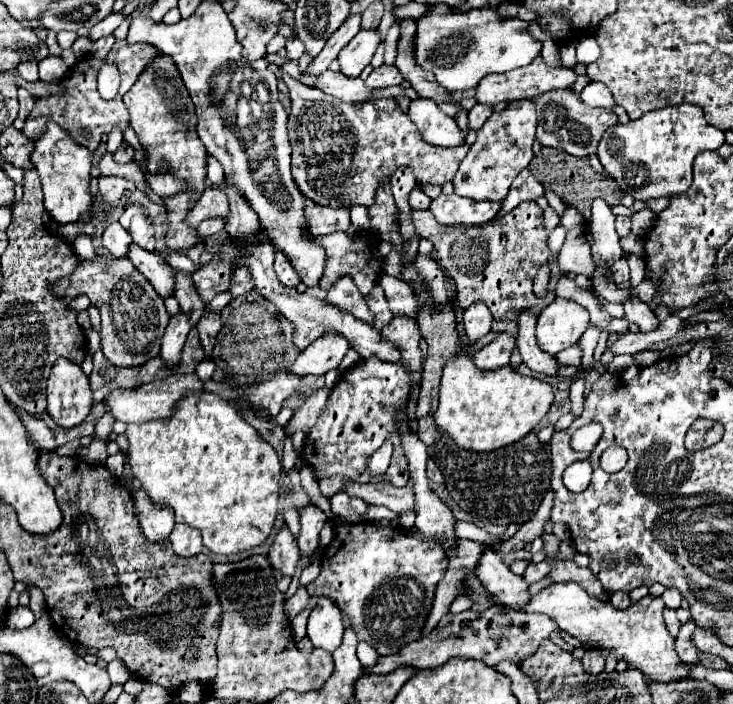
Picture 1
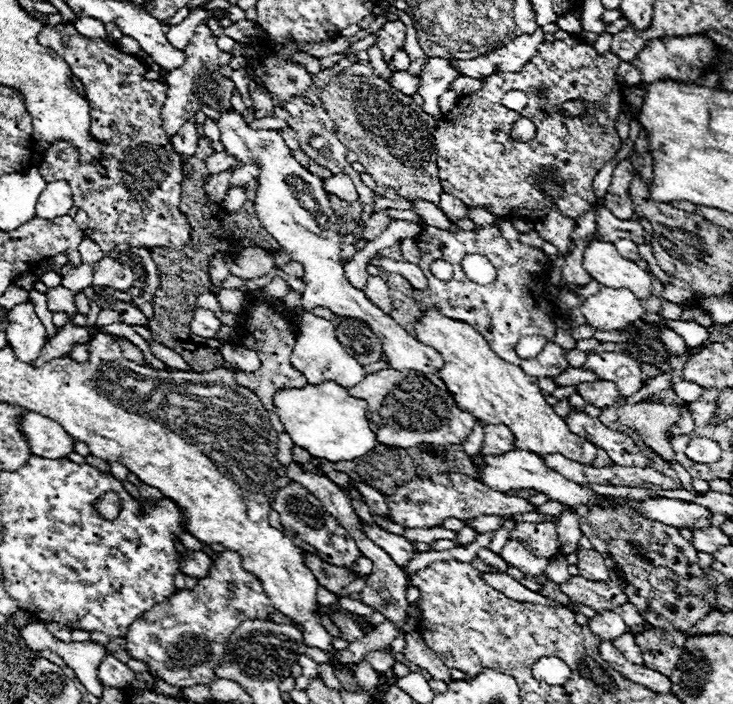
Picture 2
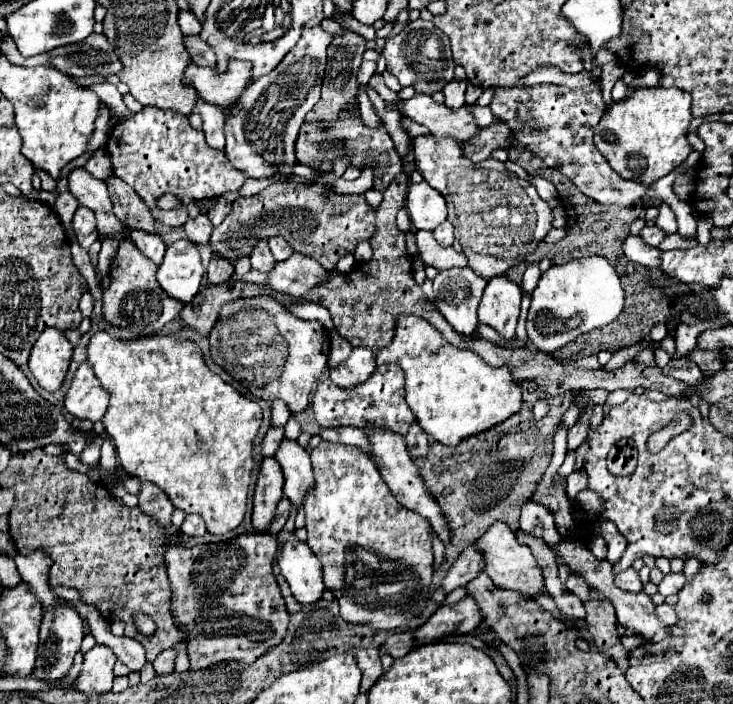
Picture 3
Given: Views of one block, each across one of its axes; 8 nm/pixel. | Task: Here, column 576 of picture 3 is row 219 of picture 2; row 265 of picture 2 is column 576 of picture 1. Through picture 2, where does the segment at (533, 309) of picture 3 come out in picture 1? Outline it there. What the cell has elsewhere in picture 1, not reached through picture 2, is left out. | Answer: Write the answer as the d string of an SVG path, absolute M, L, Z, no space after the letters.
M556 296L536 318L536 340L552 356L578 342L588 328L588 310L574 300Z

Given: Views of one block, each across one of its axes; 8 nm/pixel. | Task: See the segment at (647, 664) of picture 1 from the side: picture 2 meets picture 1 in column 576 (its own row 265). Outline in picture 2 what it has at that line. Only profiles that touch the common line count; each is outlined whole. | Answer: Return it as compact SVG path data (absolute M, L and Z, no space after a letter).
M596 240L584 252L584 268L590 276L608 288L628 288L640 300L652 294L652 276L636 262L618 254L614 244Z

